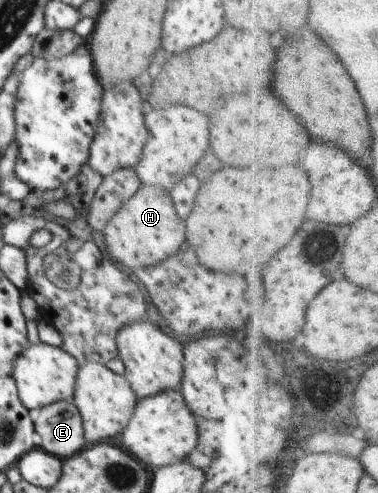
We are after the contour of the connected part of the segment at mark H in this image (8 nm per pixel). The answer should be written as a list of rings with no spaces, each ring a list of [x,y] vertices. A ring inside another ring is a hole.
[[[141,183],[137,194],[117,210],[103,232],[107,252],[121,268],[131,274],[136,267],[149,268],[163,262],[165,258],[175,256],[185,240],[186,221],[179,218],[169,194],[161,187]]]

